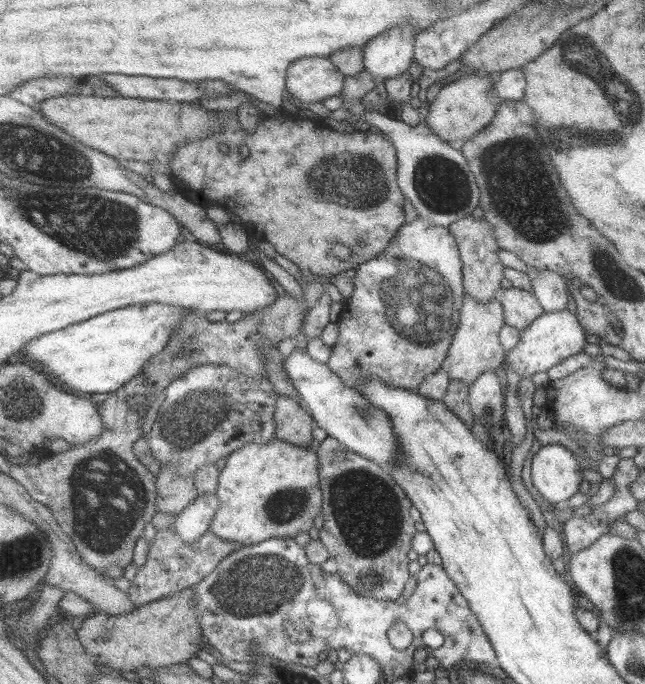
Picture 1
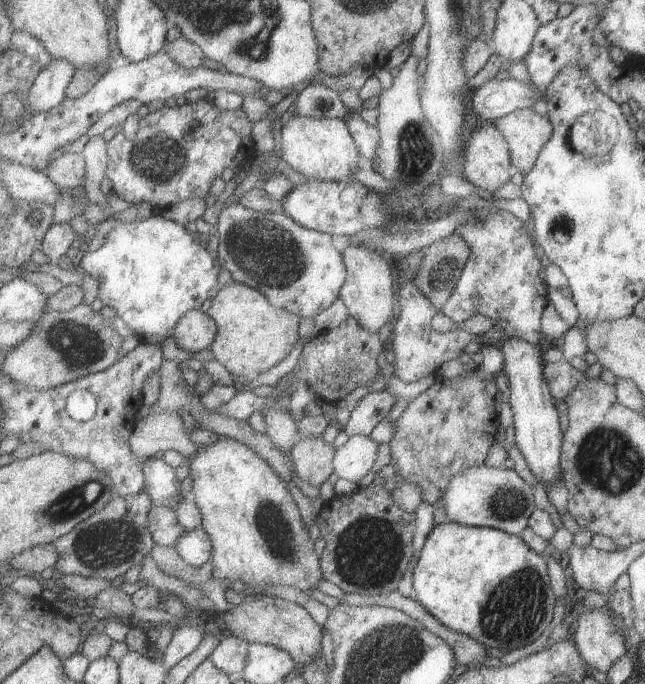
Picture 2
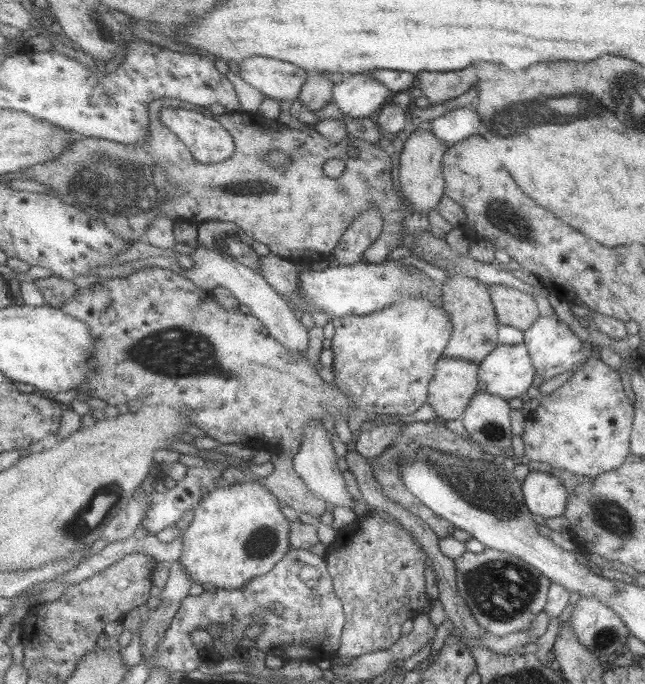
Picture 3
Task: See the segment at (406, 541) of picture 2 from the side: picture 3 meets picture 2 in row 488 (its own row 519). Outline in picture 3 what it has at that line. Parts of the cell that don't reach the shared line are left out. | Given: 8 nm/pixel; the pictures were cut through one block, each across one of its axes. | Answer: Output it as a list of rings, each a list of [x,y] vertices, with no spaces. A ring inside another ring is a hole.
[[[369,509],[362,519],[358,517],[341,528],[336,541],[327,548],[326,561],[334,577],[334,589],[346,609],[346,627],[342,647],[336,652],[337,657],[349,661],[367,653],[391,648],[403,636],[403,624],[425,612],[432,603],[431,596],[427,594],[430,557],[411,535],[401,524],[393,524]]]

